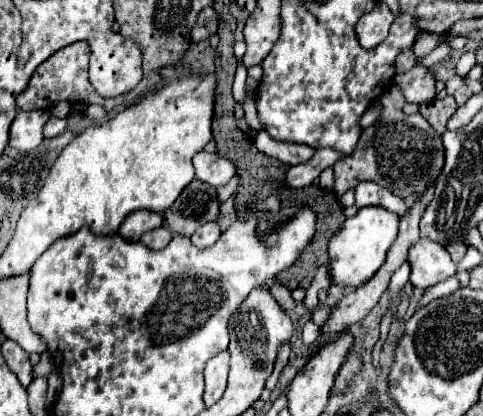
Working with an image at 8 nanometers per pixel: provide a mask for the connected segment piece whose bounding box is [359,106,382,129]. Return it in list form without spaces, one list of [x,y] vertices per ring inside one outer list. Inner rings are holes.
[[[372,106],[370,107],[360,119],[360,125],[363,129],[371,126],[381,115],[382,107],[380,106]]]

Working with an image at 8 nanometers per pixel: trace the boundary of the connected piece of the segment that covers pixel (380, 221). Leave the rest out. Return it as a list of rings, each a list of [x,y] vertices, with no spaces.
[[[361,207],[343,223],[339,233],[329,241],[329,273],[339,287],[359,287],[369,281],[385,263],[385,255],[399,231],[399,215],[385,207]]]

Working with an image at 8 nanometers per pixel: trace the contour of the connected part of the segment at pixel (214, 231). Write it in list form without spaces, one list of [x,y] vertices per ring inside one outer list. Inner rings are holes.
[[[211,221],[207,225],[201,225],[193,235],[191,235],[191,241],[195,247],[203,249],[203,247],[211,247],[217,239],[219,239],[221,231],[219,231],[219,225],[217,221]]]

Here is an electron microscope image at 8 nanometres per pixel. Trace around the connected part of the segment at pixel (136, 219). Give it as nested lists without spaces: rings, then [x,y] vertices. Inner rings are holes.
[[[133,213],[123,221],[123,229],[119,229],[119,235],[127,241],[139,241],[143,233],[159,229],[163,225],[163,217],[157,213]]]

